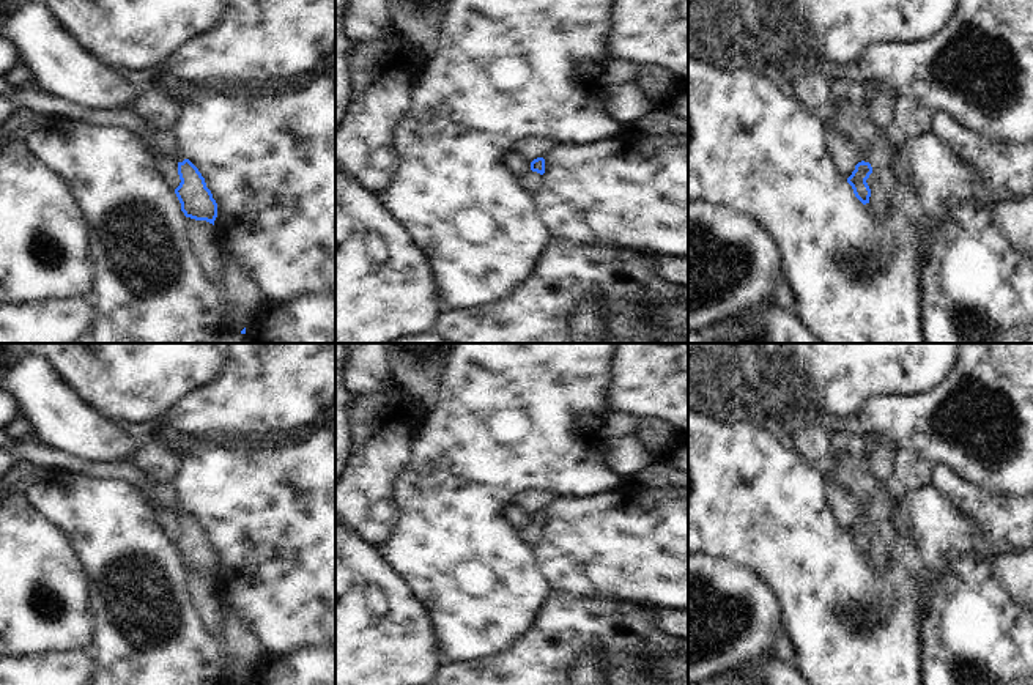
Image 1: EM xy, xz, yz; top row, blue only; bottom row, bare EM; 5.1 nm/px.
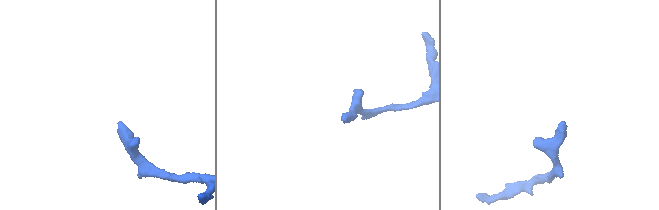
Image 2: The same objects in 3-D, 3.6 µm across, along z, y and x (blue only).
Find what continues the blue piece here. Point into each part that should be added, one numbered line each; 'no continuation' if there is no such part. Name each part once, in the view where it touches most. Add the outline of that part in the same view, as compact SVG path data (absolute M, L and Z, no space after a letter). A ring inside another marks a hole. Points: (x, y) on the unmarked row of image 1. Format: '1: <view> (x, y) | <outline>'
1: yz (879, 509) | M879 483L879 488L872 499L869 501L865 515L869 515L872 524L885 528L893 517L891 509L891 494L890 494L891 483Z

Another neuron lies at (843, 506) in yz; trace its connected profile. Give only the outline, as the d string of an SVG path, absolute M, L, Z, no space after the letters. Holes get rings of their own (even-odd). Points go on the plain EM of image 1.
M825 476L824 485L827 494L827 507L833 513L833 520L842 531L849 531L855 523L855 518L865 513L865 509L831 476Z

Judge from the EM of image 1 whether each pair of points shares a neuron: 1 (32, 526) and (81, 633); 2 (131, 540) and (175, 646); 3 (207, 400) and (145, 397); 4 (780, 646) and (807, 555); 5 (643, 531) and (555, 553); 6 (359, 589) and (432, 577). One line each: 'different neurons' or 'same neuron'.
1: same neuron
2: same neuron
3: different neurons
4: different neurons
5: same neuron
6: different neurons

